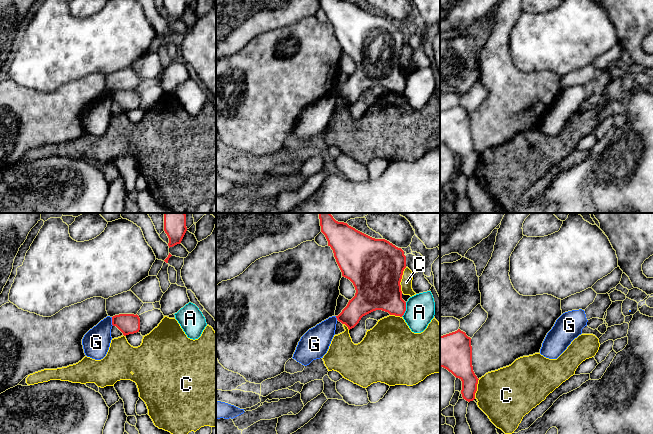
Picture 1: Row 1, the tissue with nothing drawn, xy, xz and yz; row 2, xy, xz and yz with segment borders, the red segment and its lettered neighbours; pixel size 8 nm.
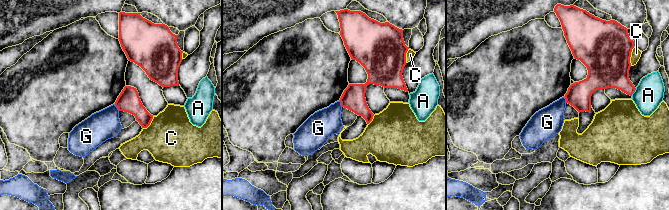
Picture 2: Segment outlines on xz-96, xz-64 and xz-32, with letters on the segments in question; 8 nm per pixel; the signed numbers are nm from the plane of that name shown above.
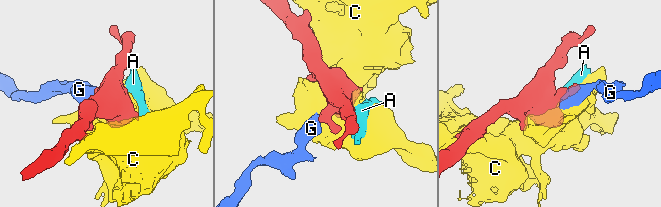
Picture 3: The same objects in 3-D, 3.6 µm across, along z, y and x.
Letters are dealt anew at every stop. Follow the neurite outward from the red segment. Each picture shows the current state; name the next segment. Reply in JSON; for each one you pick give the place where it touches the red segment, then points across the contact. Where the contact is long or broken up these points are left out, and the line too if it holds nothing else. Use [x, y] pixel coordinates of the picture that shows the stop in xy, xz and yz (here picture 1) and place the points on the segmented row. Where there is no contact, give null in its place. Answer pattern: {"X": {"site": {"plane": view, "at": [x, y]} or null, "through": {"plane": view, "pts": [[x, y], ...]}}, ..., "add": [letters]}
{"add": []}

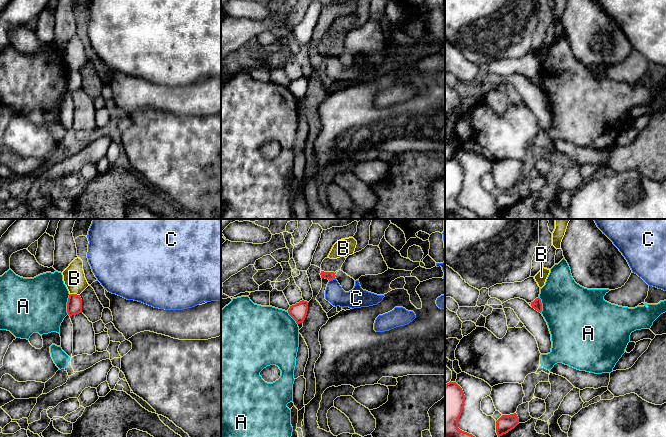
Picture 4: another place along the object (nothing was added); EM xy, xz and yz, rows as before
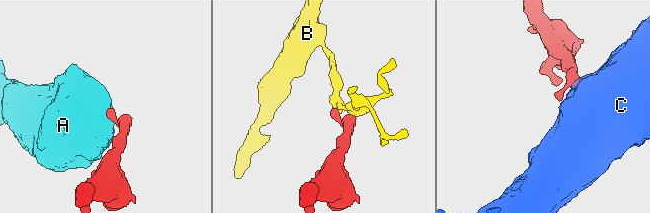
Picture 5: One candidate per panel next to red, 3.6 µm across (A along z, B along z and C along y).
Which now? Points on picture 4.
{"C": {"site": {"plane": "xz", "at": [332, 279]}, "through": {"plane": "xz", "pts": [[327, 275], [332, 279], [345, 298], [356, 298]]}}, "add": ["C"]}

